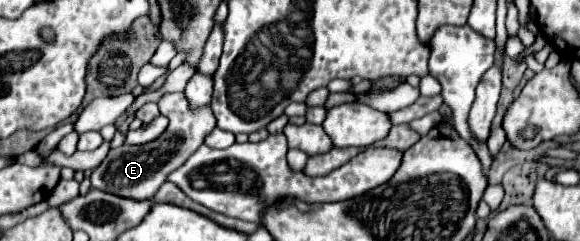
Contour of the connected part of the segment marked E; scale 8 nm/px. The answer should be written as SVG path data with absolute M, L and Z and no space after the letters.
M182 92L164 94L158 100L158 106L160 106L160 112L168 114L168 118L170 118L168 130L150 144L144 144L144 146L122 144L120 148L110 150L108 156L104 158L104 162L98 168L94 168L94 172L90 176L92 188L110 192L110 194L116 194L122 198L130 198L130 200L152 198L156 194L156 190L166 182L166 176L172 170L176 170L178 166L182 166L186 162L186 156L194 154L196 148L200 148L204 144L204 138L216 128L216 118L214 118L212 110L208 106L190 110L188 100Z

